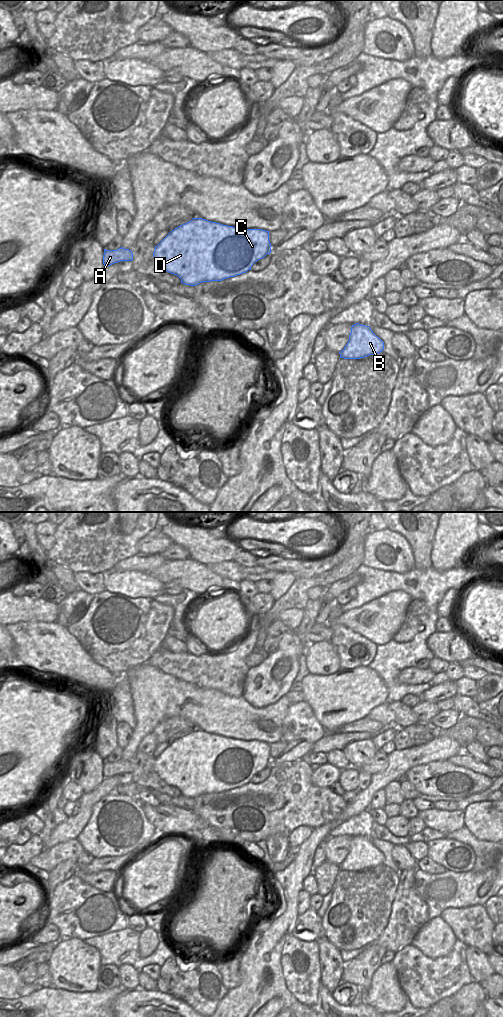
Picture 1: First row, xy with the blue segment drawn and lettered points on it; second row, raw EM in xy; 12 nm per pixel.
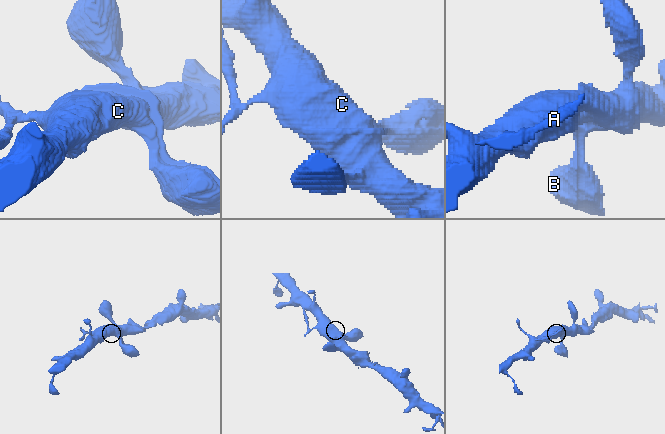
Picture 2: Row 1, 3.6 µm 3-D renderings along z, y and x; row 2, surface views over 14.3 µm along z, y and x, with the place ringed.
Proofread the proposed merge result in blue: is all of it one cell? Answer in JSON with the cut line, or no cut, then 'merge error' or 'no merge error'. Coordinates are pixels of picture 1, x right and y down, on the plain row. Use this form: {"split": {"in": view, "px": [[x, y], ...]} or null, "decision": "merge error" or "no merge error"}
{"split": null, "decision": "no merge error"}

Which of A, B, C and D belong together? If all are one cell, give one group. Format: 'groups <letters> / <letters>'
groups A B C D

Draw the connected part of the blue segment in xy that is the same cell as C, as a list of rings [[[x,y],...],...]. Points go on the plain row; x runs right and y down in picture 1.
[[[193,730],[172,742],[155,758],[153,769],[165,783],[178,788],[181,795],[196,798],[246,785],[255,774],[271,765],[271,759],[269,743],[242,741]]]

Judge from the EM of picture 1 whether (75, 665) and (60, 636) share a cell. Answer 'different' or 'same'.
same

